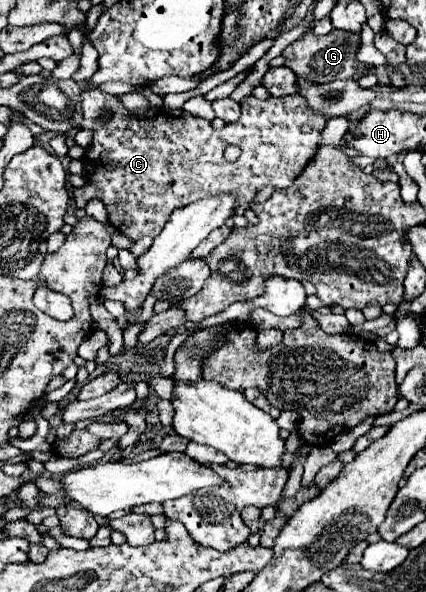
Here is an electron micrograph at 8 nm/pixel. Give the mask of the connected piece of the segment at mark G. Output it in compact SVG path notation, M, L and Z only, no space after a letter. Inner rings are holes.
M332 30L326 36L314 36L306 34L304 38L292 42L282 54L286 56L286 66L294 70L296 76L306 78L308 82L324 84L330 80L348 80L354 78L360 62L356 58L356 52L360 48L360 34L356 32L342 32L342 30Z

